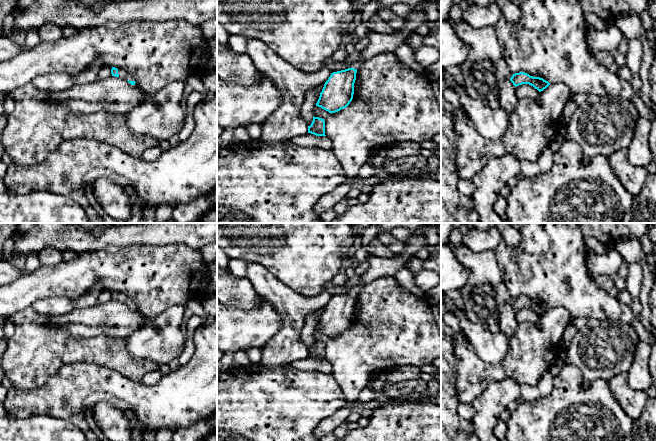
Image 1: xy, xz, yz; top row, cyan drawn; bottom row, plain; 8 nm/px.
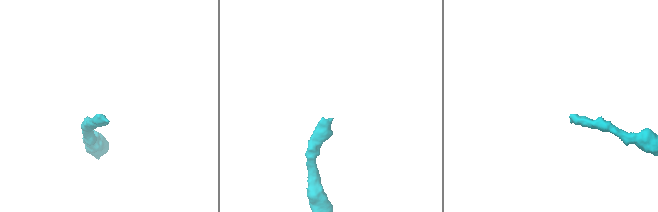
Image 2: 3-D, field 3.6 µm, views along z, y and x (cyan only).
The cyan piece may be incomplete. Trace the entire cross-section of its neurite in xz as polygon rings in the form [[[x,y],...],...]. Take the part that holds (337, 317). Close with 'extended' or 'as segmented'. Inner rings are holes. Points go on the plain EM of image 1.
[[[350,274],[344,284],[349,287],[349,292],[331,297],[324,308],[316,330],[332,338],[346,332],[350,328],[354,318],[356,297],[363,287],[359,281],[360,276]]] | extended

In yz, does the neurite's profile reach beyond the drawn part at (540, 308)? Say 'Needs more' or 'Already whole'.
Needs more

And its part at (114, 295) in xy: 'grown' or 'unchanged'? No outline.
grown

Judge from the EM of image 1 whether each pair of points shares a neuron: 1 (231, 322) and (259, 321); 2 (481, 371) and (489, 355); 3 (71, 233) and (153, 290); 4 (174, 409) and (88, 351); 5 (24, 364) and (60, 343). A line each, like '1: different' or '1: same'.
1: same
2: different
3: different
4: different
5: same

